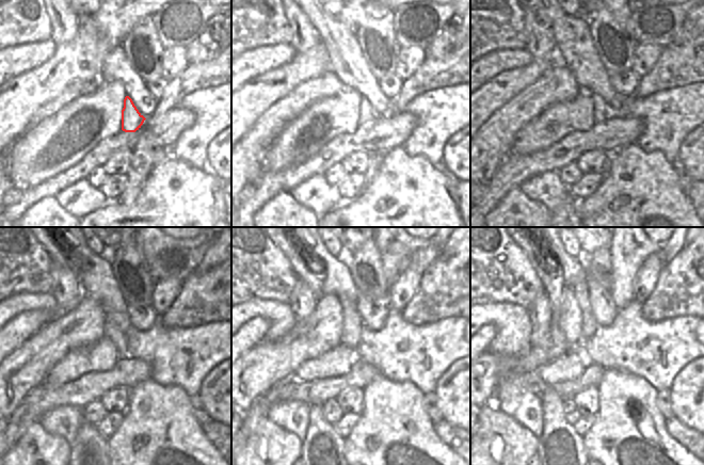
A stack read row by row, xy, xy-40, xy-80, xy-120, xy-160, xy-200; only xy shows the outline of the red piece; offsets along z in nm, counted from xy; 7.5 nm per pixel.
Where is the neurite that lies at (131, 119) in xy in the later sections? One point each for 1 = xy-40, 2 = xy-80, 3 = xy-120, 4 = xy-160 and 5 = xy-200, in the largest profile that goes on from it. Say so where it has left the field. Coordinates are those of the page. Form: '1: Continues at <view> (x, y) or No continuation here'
1: Continues at xy-40 (366, 113)
2: Continues at xy-80 (601, 109)
3: Continues at xy-120 (117, 337)
4: Continues at xy-160 (352, 323)
5: Continues at xy-200 (580, 290).

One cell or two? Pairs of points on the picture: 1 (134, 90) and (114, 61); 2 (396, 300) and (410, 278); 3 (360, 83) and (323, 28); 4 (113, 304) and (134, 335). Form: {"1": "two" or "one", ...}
{"1": "one", "2": "one", "3": "one", "4": "two"}

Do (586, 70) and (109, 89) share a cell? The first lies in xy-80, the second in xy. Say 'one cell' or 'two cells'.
two cells

